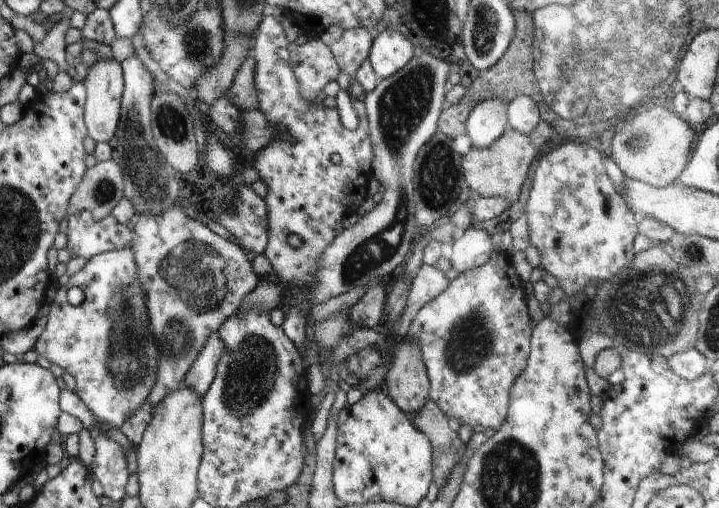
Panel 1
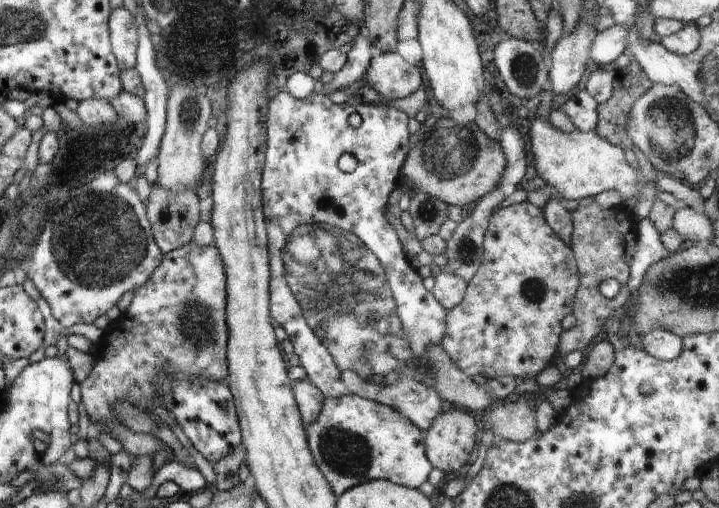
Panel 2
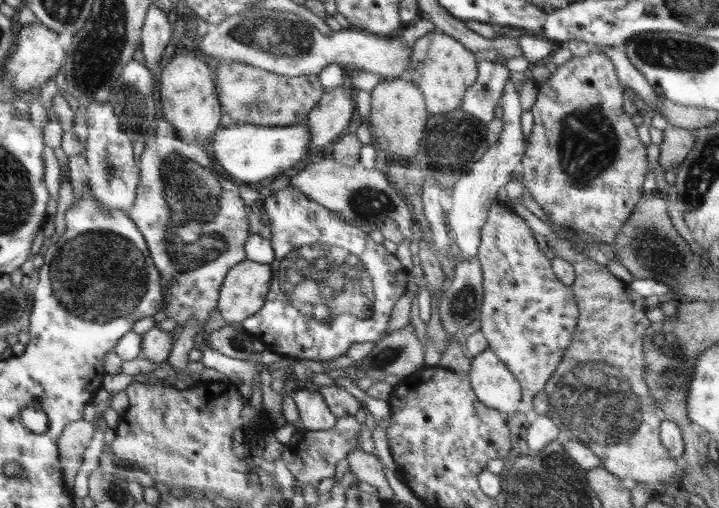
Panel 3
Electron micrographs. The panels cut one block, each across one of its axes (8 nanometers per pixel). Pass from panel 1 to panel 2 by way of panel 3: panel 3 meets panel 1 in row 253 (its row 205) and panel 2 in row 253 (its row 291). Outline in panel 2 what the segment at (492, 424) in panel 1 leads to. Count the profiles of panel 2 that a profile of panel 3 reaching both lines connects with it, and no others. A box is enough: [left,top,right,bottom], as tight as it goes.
[441,200,579,381]

